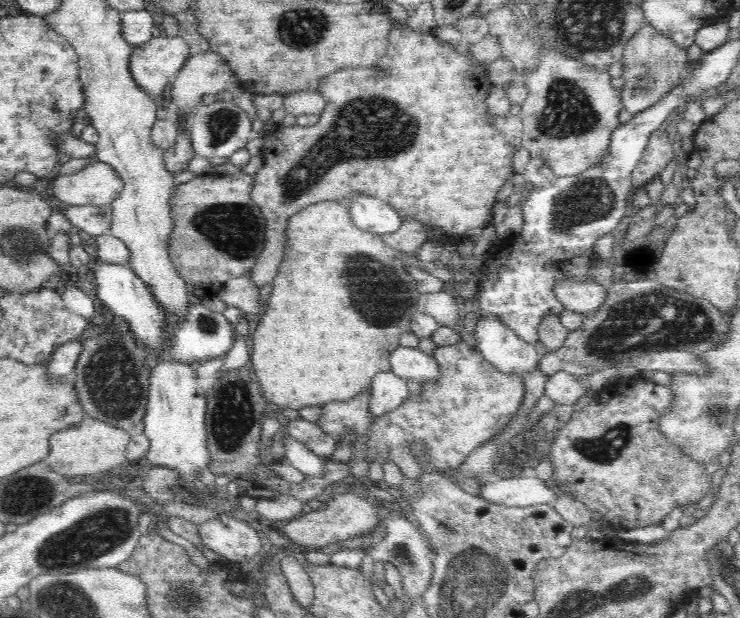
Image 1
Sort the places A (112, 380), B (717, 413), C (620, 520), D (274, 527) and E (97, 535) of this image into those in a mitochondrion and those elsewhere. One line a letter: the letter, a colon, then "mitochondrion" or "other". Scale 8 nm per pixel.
A: mitochondrion
B: mitochondrion
C: other
D: other
E: mitochondrion

